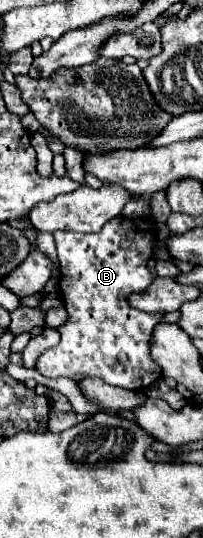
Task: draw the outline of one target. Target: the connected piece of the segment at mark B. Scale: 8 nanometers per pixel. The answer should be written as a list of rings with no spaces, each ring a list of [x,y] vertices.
[[[124,216],[112,218],[108,224],[102,226],[96,234],[80,234],[80,232],[54,232],[56,246],[58,246],[58,260],[60,260],[60,282],[58,290],[64,300],[64,308],[68,318],[62,326],[58,326],[60,342],[54,348],[44,350],[36,362],[36,370],[46,378],[66,376],[80,384],[86,376],[100,378],[110,386],[130,388],[130,390],[144,390],[156,380],[162,378],[160,366],[152,362],[150,356],[150,342],[152,330],[160,322],[162,314],[148,314],[142,310],[132,308],[126,298],[132,292],[142,292],[152,284],[154,276],[148,270],[148,260],[152,256],[152,246],[156,242],[156,224],[150,220],[130,220]]]

